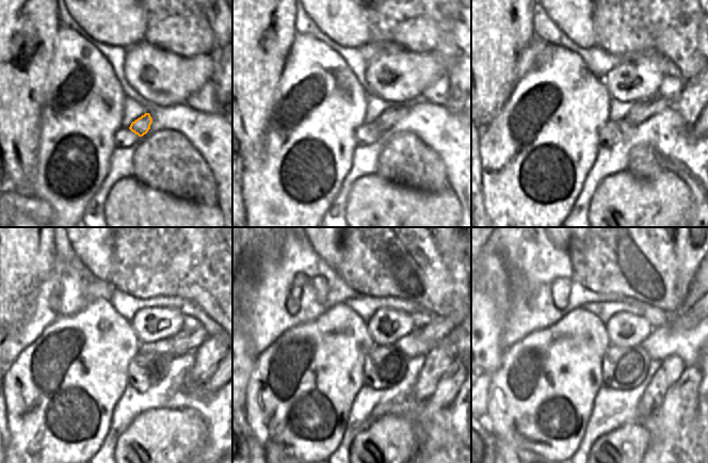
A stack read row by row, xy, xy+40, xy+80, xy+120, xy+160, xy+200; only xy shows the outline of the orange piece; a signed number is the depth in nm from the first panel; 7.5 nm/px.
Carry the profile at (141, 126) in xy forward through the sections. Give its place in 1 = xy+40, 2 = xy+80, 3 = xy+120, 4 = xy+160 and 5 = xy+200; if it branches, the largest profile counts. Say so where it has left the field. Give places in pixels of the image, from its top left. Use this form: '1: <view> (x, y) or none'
1: xy+40 (390, 116)
2: xy+80 (648, 108)
3: xy+120 (182, 342)
4: xy+160 (438, 329)
5: xy+200 (670, 328)

